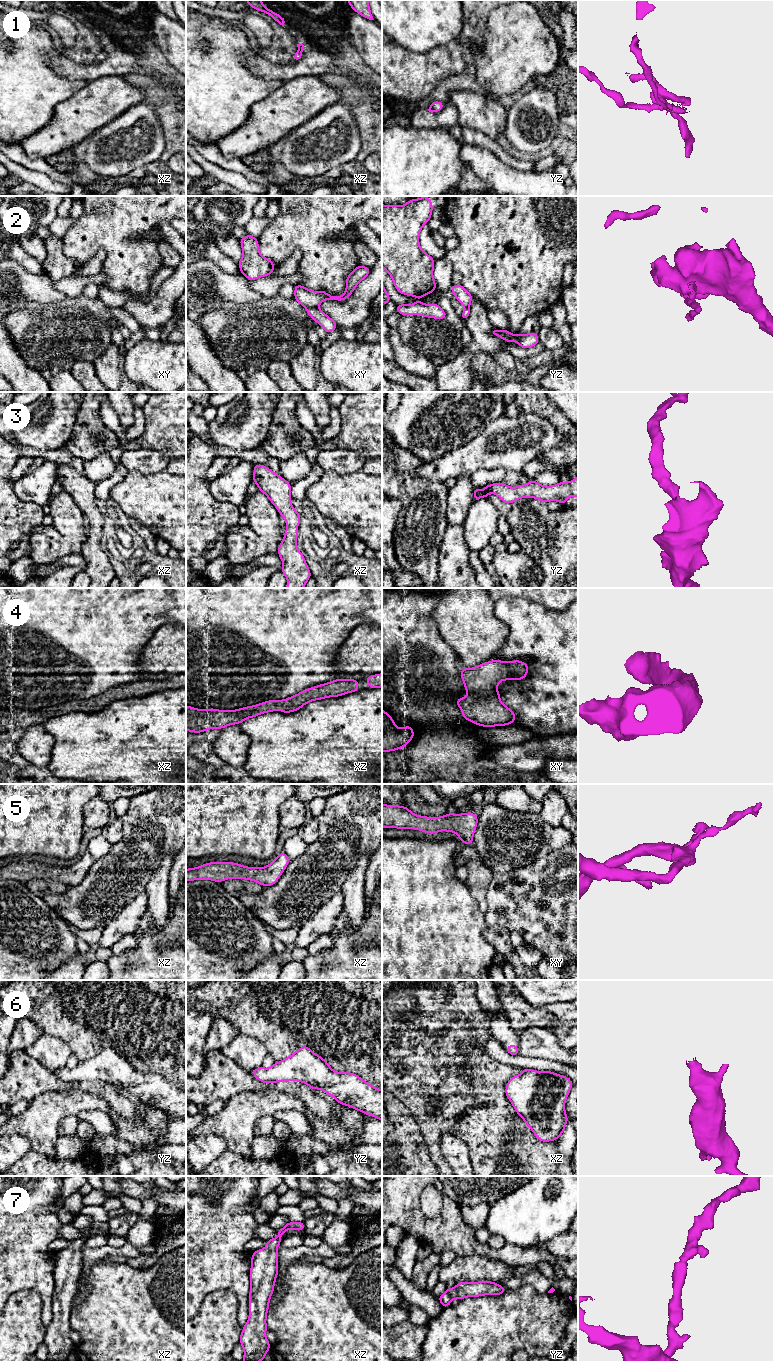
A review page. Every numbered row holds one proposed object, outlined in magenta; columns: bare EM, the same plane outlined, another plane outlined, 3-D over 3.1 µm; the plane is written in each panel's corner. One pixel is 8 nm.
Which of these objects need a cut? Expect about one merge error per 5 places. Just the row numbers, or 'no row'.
1, 2

